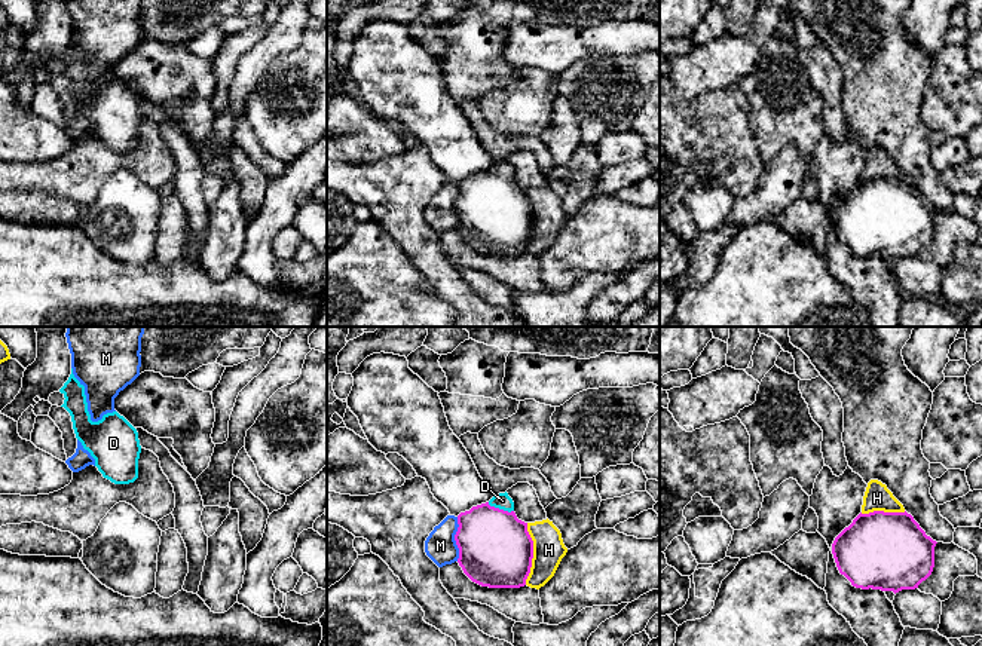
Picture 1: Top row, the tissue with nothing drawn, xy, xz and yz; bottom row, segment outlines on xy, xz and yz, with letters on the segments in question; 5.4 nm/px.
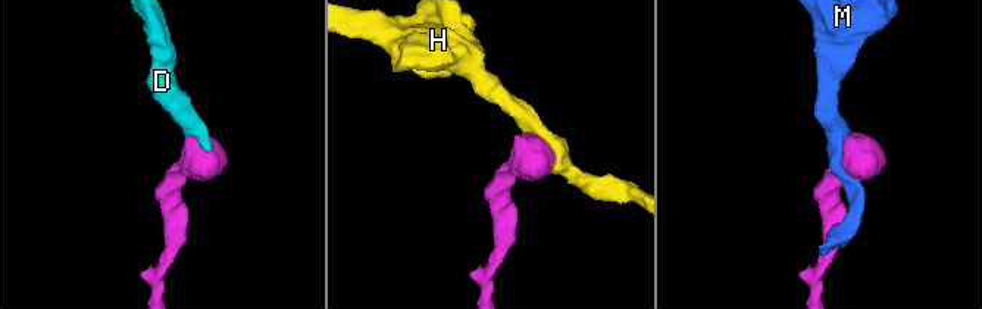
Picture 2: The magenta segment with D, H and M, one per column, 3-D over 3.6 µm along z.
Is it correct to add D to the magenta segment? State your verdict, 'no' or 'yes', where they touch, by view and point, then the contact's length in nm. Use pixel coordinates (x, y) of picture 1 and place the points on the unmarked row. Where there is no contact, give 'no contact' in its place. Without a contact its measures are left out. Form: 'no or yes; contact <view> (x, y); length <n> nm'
yes; contact xz (501, 177); length 150 nm

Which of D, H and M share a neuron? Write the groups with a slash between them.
D / H / M

